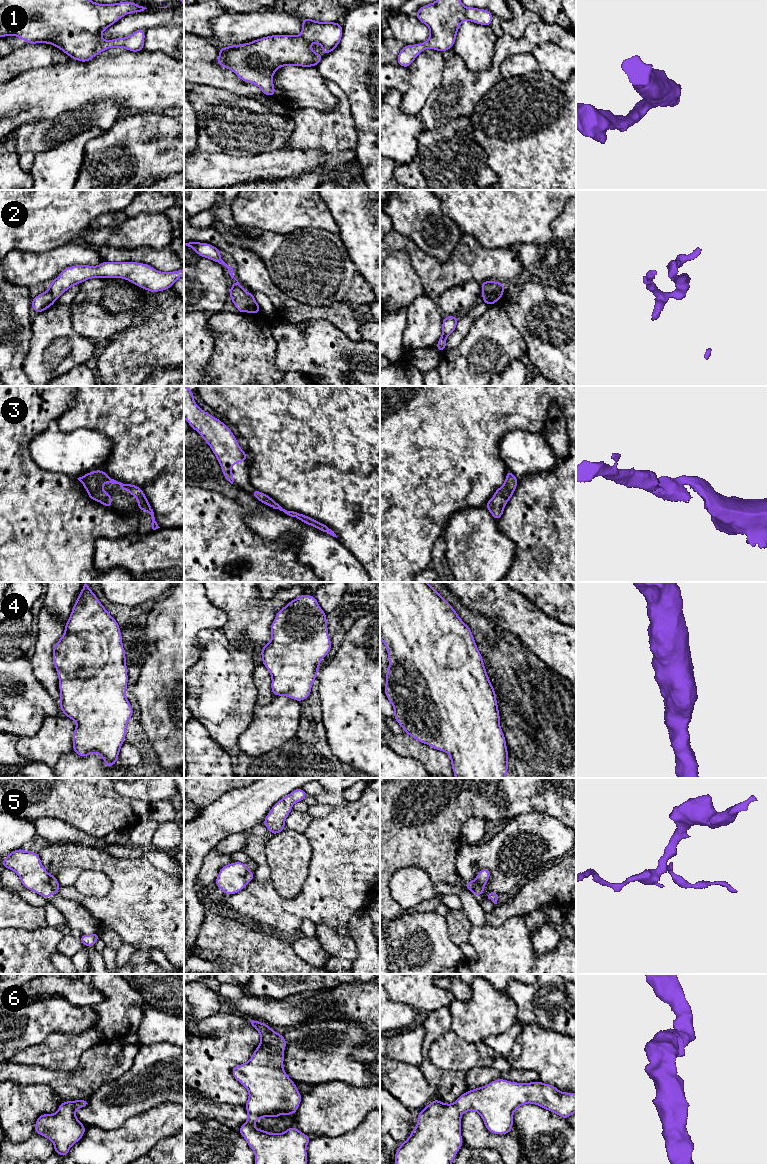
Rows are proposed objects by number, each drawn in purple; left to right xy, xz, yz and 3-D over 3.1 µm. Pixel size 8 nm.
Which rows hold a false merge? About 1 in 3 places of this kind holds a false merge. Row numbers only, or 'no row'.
2, 5

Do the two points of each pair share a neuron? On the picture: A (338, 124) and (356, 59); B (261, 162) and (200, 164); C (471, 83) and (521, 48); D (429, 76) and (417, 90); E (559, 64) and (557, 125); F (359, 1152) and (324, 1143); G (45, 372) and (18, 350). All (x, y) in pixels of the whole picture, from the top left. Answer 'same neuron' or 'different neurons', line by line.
A: different neurons
B: same neuron
C: same neuron
D: same neuron
E: different neurons
F: same neuron
G: different neurons

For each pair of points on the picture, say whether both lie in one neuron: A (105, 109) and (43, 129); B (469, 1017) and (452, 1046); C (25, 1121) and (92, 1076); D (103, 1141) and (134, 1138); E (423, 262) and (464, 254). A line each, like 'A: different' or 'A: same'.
A: same
B: different
C: different
D: same
E: same

